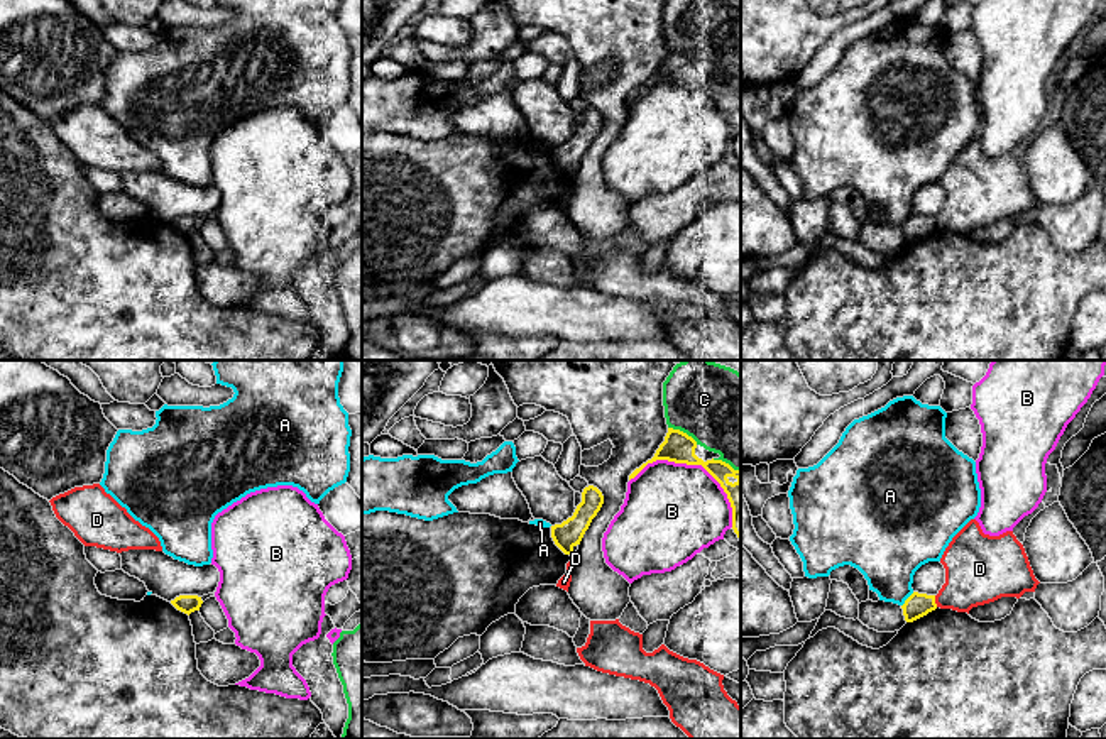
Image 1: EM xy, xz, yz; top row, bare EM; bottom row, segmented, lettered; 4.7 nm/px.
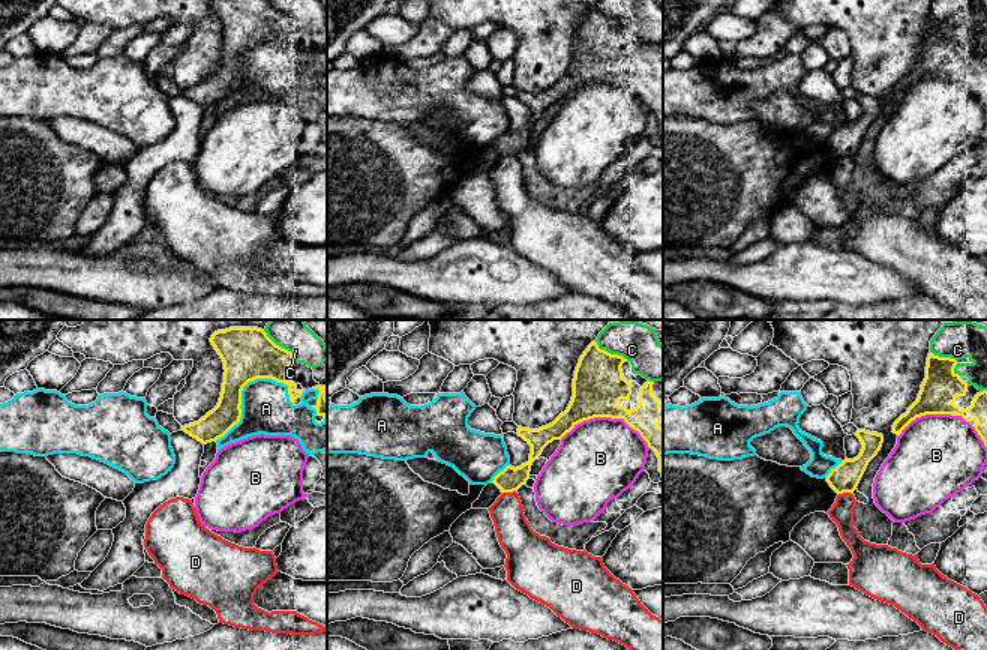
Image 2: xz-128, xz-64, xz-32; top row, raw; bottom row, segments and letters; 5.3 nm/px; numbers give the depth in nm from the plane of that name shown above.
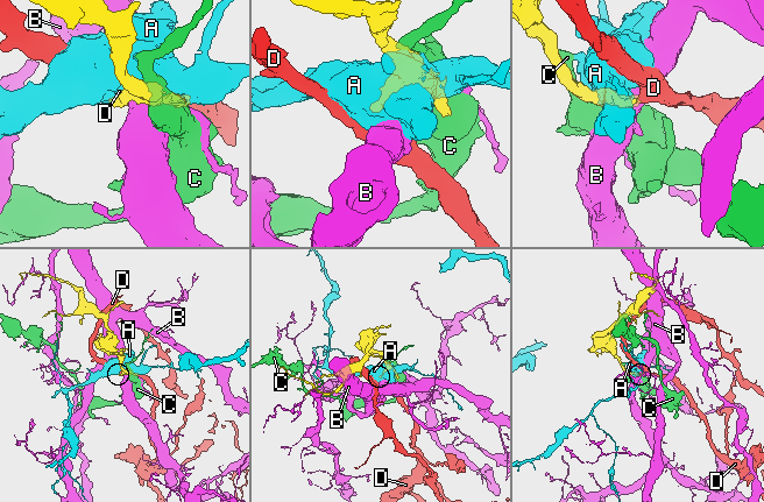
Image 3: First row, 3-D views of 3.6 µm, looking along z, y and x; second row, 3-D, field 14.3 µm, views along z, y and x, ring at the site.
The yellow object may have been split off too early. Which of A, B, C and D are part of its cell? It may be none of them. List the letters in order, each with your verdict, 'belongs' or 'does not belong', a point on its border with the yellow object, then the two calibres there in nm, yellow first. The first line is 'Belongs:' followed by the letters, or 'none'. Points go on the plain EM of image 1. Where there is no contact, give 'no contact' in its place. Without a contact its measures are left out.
Belongs: none
A: does not belong; contact yz (907, 220); calibres 120 and 320 nm
B: does not belong; contact xz (695, 85); calibres 150 and 460 nm
C: does not belong; contact xz (682, 53); calibres 150 and 360 nm
D: does not belong; contact yz (934, 222); calibres 120 and 300 nm

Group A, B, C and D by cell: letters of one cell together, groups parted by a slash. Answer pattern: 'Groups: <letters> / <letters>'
Groups: A / B / C / D

